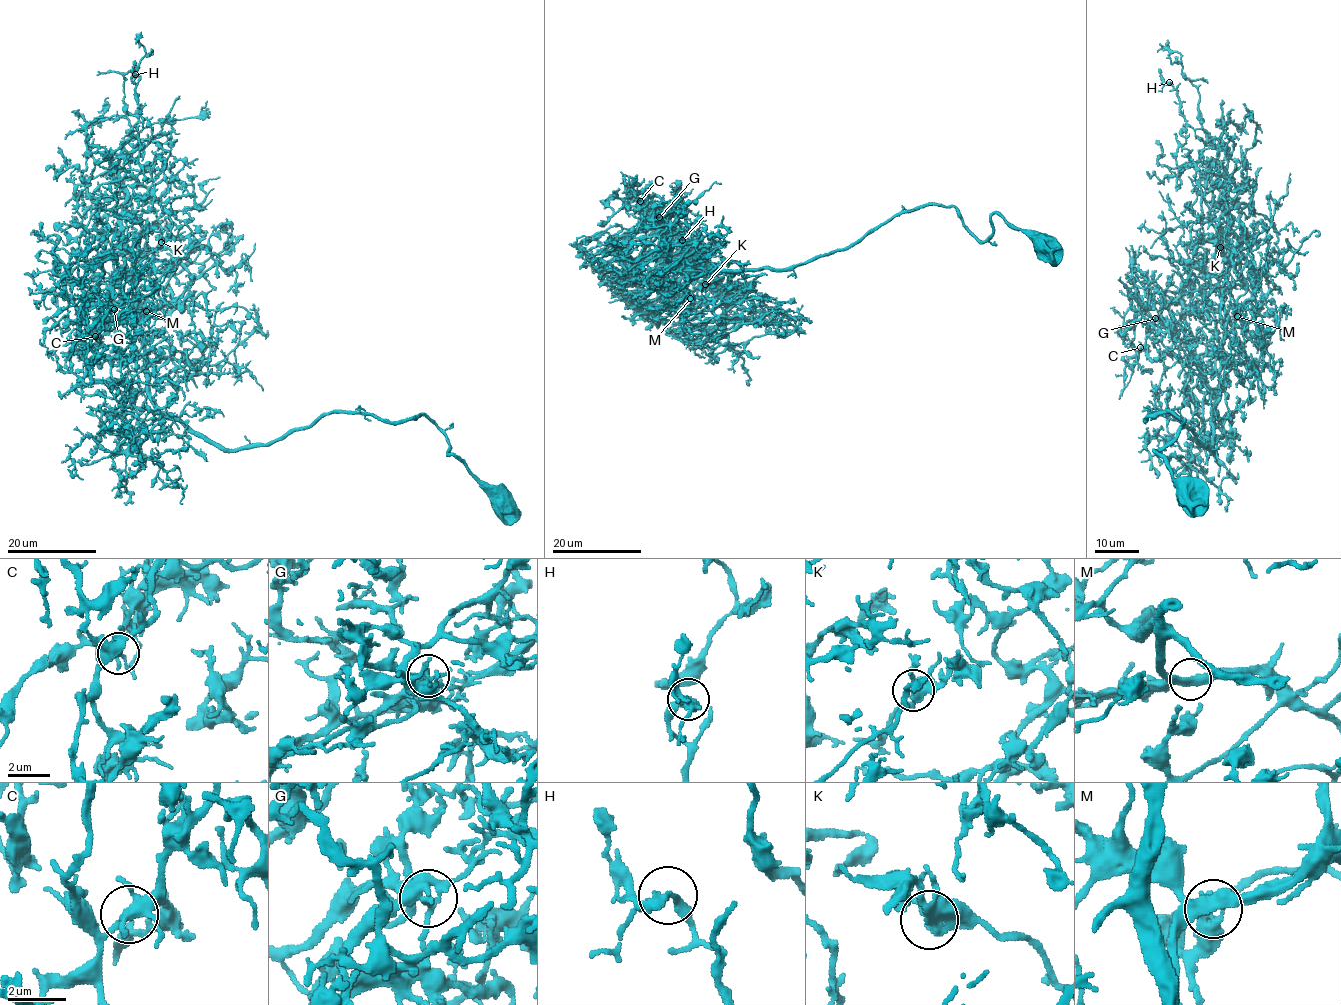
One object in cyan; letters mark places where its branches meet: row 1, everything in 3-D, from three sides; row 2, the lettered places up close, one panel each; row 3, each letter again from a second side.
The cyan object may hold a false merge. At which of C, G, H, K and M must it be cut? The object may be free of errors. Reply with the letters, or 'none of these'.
G

